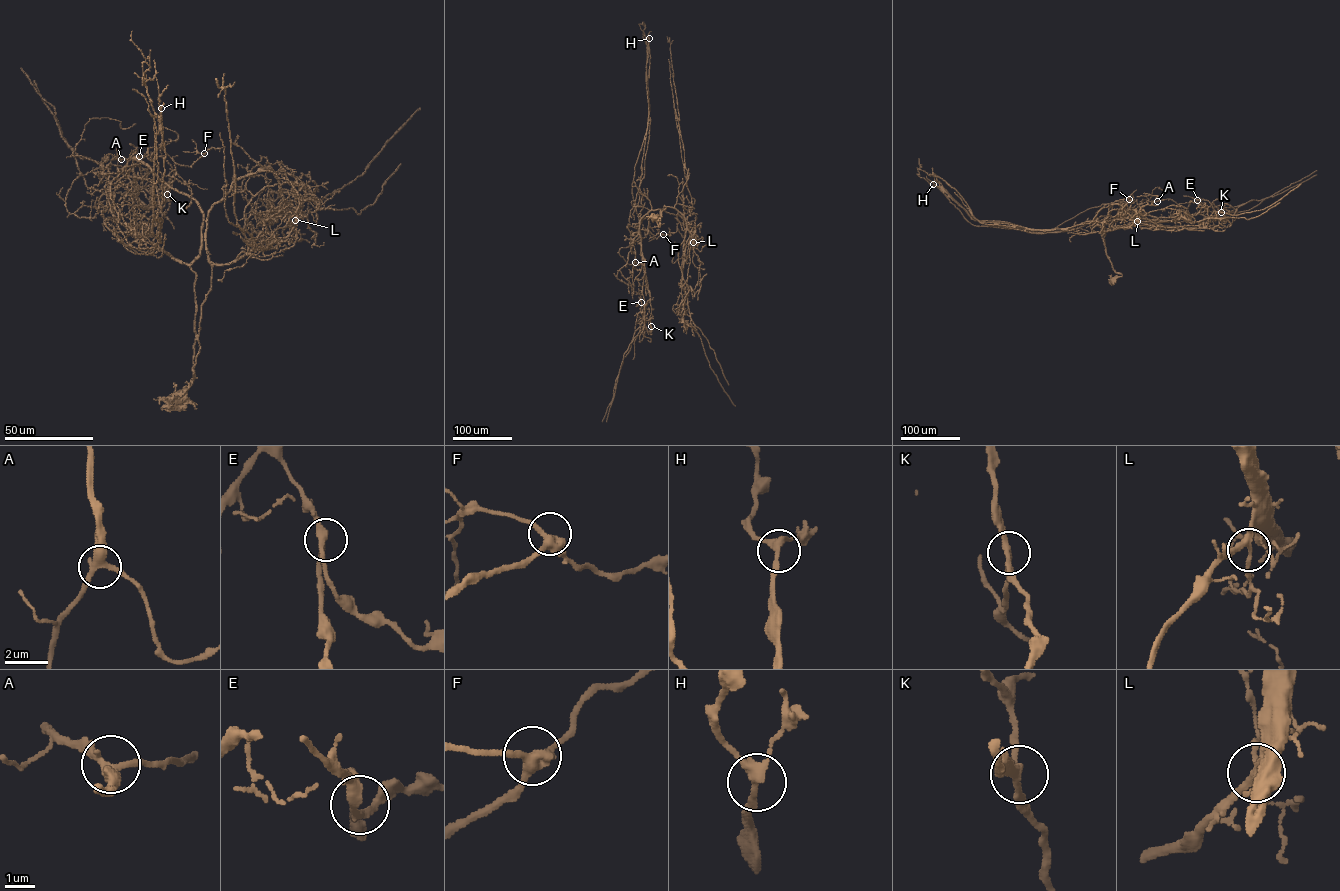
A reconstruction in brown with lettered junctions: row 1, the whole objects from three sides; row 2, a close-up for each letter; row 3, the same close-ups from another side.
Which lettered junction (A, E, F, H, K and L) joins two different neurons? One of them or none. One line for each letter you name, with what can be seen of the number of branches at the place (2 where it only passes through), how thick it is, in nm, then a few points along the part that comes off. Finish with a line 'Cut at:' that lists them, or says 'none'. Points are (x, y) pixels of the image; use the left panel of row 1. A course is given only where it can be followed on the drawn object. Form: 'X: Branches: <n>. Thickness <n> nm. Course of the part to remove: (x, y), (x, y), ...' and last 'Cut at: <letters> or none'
Cut at: none

